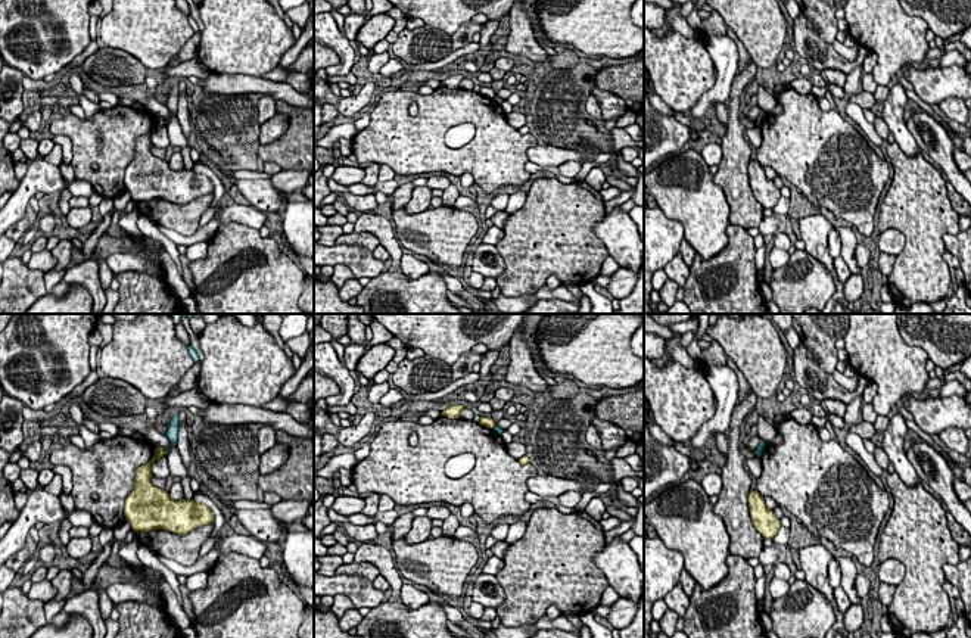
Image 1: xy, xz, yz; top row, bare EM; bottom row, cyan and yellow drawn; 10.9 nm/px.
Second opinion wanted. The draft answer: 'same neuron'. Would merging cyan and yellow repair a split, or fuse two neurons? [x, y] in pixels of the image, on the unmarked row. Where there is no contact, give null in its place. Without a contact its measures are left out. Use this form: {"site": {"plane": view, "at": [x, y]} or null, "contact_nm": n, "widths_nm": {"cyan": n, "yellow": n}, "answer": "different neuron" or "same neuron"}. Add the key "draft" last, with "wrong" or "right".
{"site": {"plane": "xy", "at": [165, 123]}, "contact_nm": 70, "widths_nm": {"cyan": 30, "yellow": 120}, "answer": "different neuron", "draft": "wrong"}

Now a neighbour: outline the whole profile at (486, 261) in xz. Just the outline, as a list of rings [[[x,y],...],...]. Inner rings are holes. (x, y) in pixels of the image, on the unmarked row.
[[[480,243],[473,253],[472,270],[483,277],[498,278],[505,270],[505,262],[497,246]]]

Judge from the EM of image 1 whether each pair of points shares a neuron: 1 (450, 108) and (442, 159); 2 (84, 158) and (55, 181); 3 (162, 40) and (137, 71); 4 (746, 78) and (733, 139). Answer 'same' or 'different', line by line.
1: same
2: different
3: different
4: same

